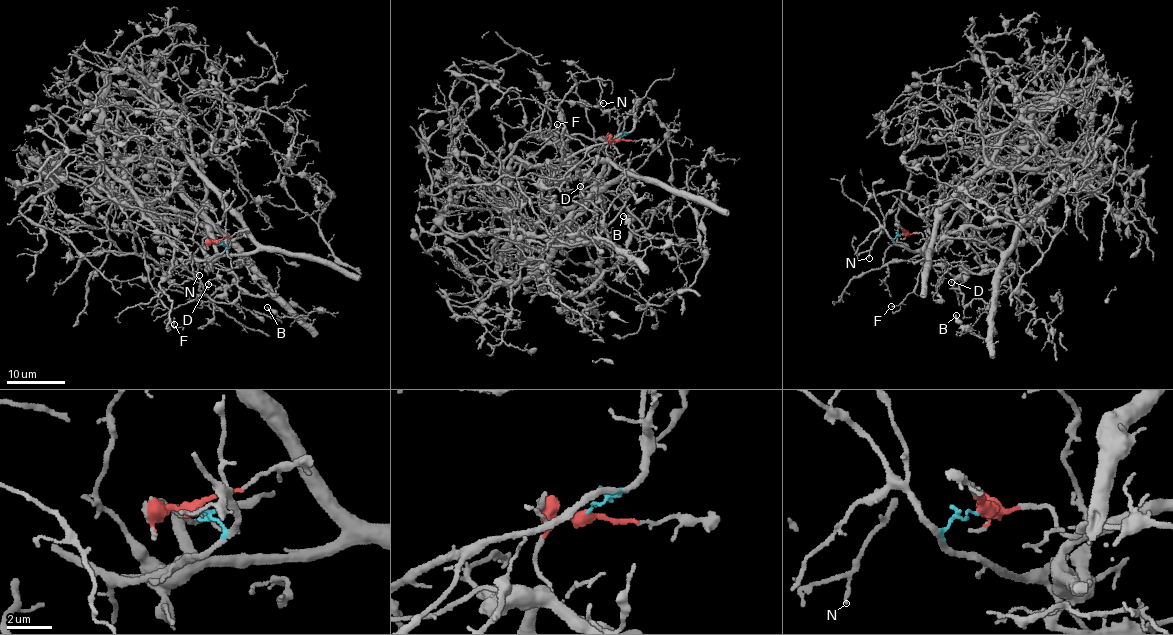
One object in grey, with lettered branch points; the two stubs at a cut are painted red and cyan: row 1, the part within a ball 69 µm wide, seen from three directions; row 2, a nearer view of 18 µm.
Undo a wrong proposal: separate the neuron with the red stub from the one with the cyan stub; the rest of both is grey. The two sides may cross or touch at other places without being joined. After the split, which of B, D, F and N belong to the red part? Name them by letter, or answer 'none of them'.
B, D

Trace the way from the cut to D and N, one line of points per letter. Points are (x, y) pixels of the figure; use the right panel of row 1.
D: (902, 234), (921, 233), (925, 240), (925, 264), (962, 262), (965, 269), (950, 282)
N: (902, 234), (913, 251), (943, 234), (993, 147), (995, 166), (957, 178), (925, 217), (897, 199), (869, 257)

